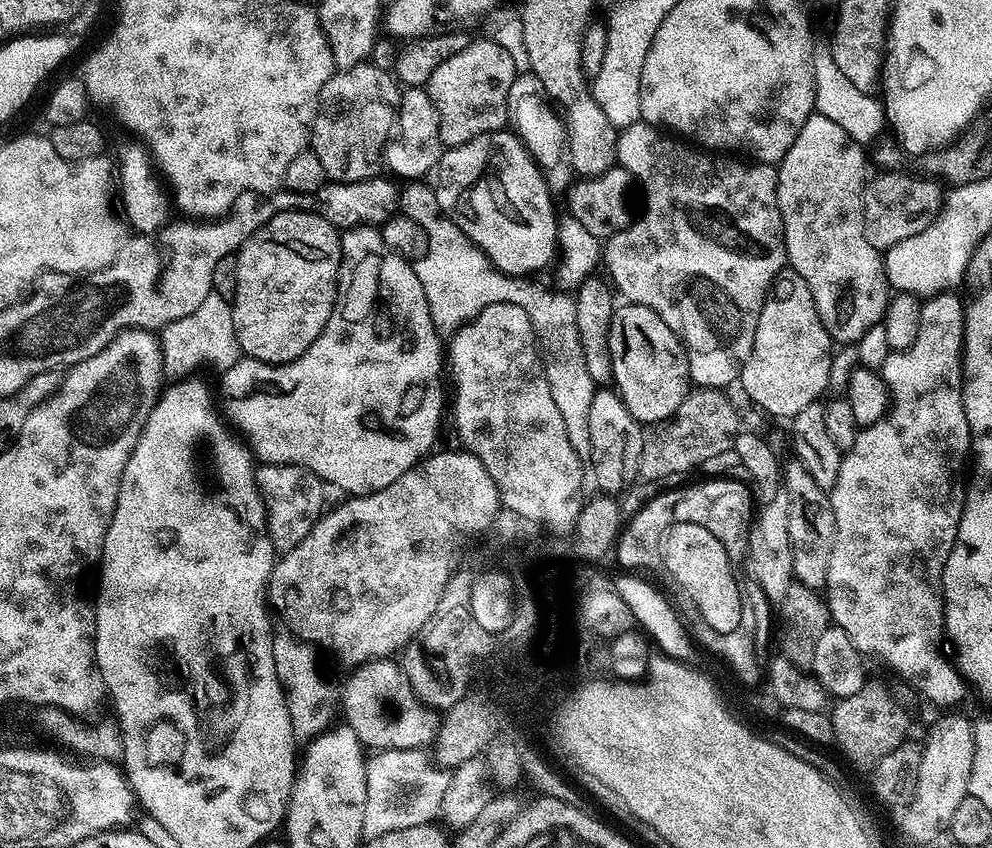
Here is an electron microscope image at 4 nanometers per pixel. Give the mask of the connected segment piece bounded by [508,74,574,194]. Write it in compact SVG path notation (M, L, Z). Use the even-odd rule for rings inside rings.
M531 74L517 75L514 86L510 86L508 95L508 118L511 131L519 136L531 154L532 159L540 166L544 173L544 180L553 193L560 194L572 187L574 173L572 170L572 159L570 158L570 142L568 141L567 123L555 112L547 96L544 95L542 82Z

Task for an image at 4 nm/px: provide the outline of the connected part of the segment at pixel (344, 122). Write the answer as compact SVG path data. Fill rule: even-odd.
M373 62L341 68L322 86L316 117L312 123L310 150L318 154L322 170L332 182L371 180L382 168L384 149L396 128L401 89L391 71L383 72Z

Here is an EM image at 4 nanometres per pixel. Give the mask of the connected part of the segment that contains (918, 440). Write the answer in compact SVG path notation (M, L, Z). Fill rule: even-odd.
M955 291L943 292L937 296L929 296L920 305L920 325L918 326L918 338L908 348L892 350L889 352L882 367L882 383L888 387L888 410L884 417L874 422L868 428L857 431L854 438L854 446L849 452L843 453L840 458L840 469L836 475L834 486L830 489L832 497L832 509L834 510L834 526L836 537L834 538L834 550L830 550L830 566L826 570L826 582L824 588L828 597L828 614L831 623L835 627L846 630L850 634L850 642L865 657L877 656L885 660L914 691L920 696L925 696L930 703L940 710L952 710L955 704L964 700L964 695L970 692L969 685L963 676L956 670L956 665L940 653L940 643L946 640L944 631L944 591L942 590L942 574L946 566L946 558L950 558L950 550L956 541L958 526L964 509L964 497L966 495L966 465L970 460L972 435L966 422L964 403L960 394L962 380L962 360L964 351L964 306L965 301L956 297Z

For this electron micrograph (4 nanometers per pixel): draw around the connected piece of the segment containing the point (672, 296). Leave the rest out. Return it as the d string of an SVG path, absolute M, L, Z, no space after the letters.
M637 122L628 128L619 129L616 137L616 158L619 167L625 168L638 181L642 192L644 188L645 212L641 216L639 213L629 228L614 234L606 241L602 248L602 264L605 269L608 267L609 274L607 275L615 291L619 295L621 292L627 303L646 306L654 310L654 314L658 314L658 318L662 318L662 322L666 322L666 326L674 330L674 334L680 339L688 355L688 374L691 383L702 388L727 389L728 384L735 385L739 381L742 366L746 358L750 358L750 350L754 346L754 330L758 326L758 314L762 314L764 299L767 298L768 291L772 288L774 278L785 268L788 258L784 245L784 223L782 214L778 210L778 198L776 197L778 178L773 165L745 162L743 159L733 158L728 154L709 154L707 151L697 150L695 147L687 148L687 146L692 147L665 134L661 129L652 127L651 124Z

